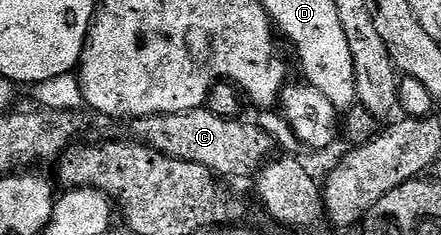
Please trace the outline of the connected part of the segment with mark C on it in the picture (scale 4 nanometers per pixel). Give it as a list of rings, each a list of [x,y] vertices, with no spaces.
[[[208,107],[201,109],[190,109],[180,113],[153,113],[148,117],[140,117],[134,122],[134,136],[138,140],[149,144],[157,151],[169,155],[173,159],[181,159],[189,163],[197,163],[201,167],[210,169],[212,173],[220,178],[247,177],[258,174],[261,166],[272,156],[273,140],[266,134],[254,120],[239,121],[238,116],[222,117],[215,114]]]

